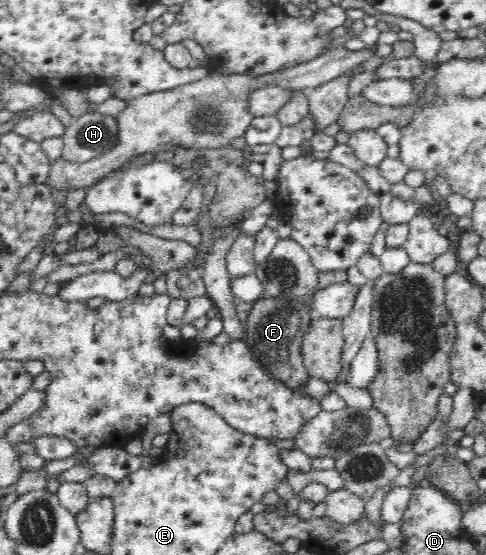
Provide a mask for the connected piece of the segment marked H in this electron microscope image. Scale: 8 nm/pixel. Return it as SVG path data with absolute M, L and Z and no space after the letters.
M99 112L83 114L64 131L61 157L72 163L88 162L112 150L117 134L117 118Z

